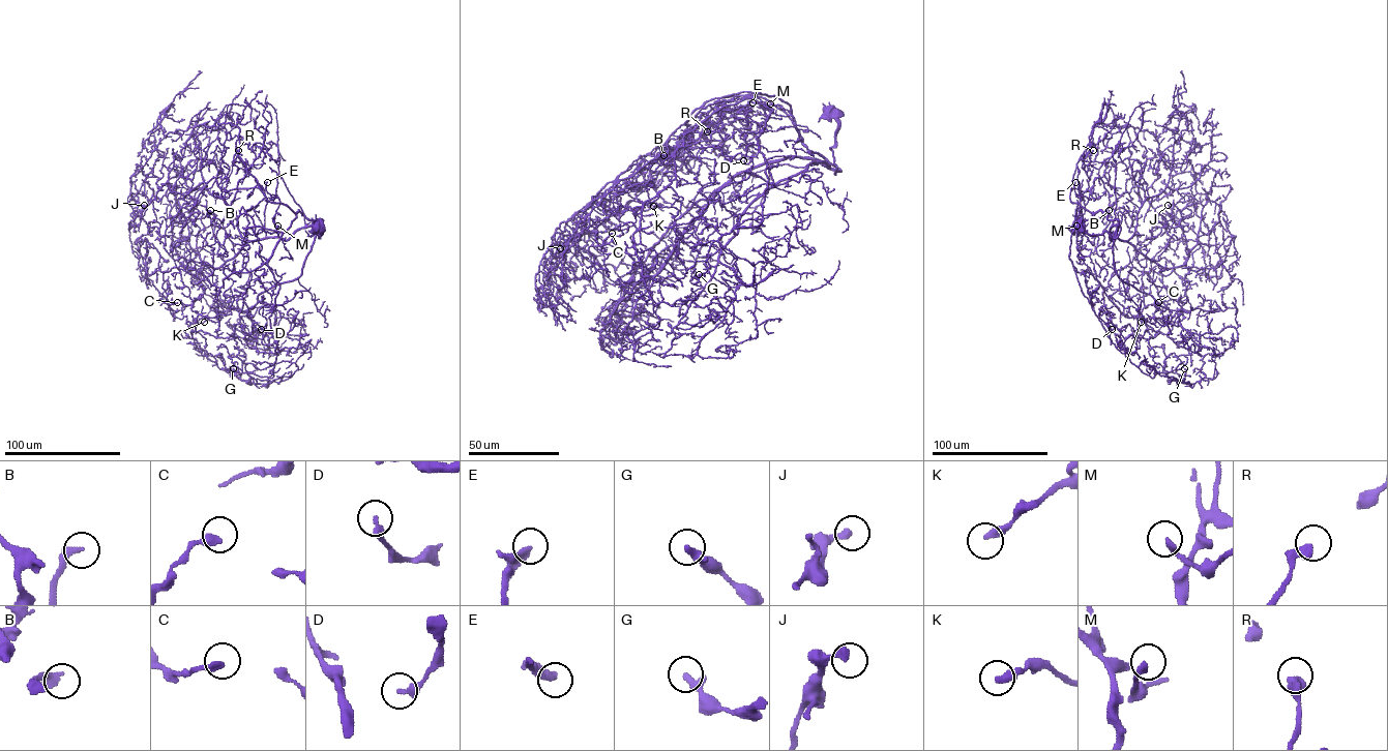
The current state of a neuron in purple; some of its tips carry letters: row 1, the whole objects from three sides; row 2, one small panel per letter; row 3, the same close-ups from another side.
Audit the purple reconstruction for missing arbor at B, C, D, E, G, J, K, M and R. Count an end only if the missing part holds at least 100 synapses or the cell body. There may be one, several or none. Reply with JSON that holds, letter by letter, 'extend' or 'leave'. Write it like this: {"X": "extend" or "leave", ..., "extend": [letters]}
{"B": "leave", "C": "leave", "D": "leave", "E": "leave", "G": "leave", "J": "leave", "K": "leave", "M": "leave", "R": "leave", "extend": []}

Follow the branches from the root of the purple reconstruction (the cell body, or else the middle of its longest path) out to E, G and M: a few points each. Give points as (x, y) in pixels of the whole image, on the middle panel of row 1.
E: (833, 111), (835, 174), (807, 149), (784, 101), (747, 92), (718, 100), (755, 96), (773, 111), (752, 102)
G: (833, 111), (835, 174), (789, 104), (754, 97), (772, 111), (756, 138), (763, 220), (715, 240), (699, 274)
M: (833, 111), (835, 174), (807, 149), (784, 101), (747, 92), (718, 100), (770, 103)

